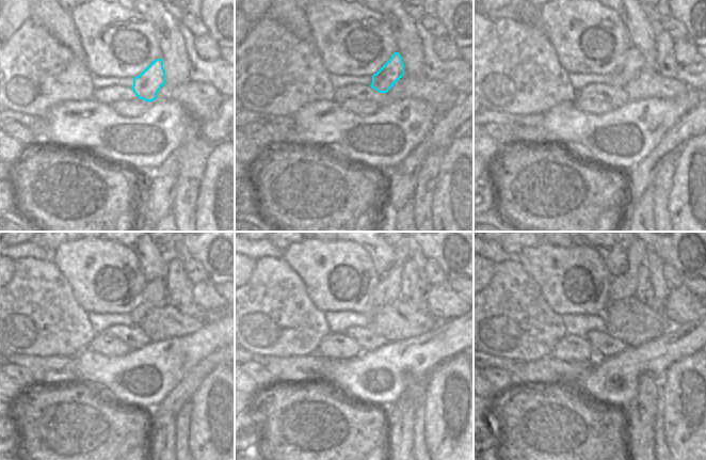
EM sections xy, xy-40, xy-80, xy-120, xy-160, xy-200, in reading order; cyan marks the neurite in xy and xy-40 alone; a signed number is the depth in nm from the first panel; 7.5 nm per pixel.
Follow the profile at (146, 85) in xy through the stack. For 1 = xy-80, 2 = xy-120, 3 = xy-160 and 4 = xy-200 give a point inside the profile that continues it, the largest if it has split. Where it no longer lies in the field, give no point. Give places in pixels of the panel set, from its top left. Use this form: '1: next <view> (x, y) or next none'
1: next xy-80 (632, 62)
2: next xy-120 (155, 292)
3: next xy-160 (387, 289)
4: next xy-200 (625, 285)

